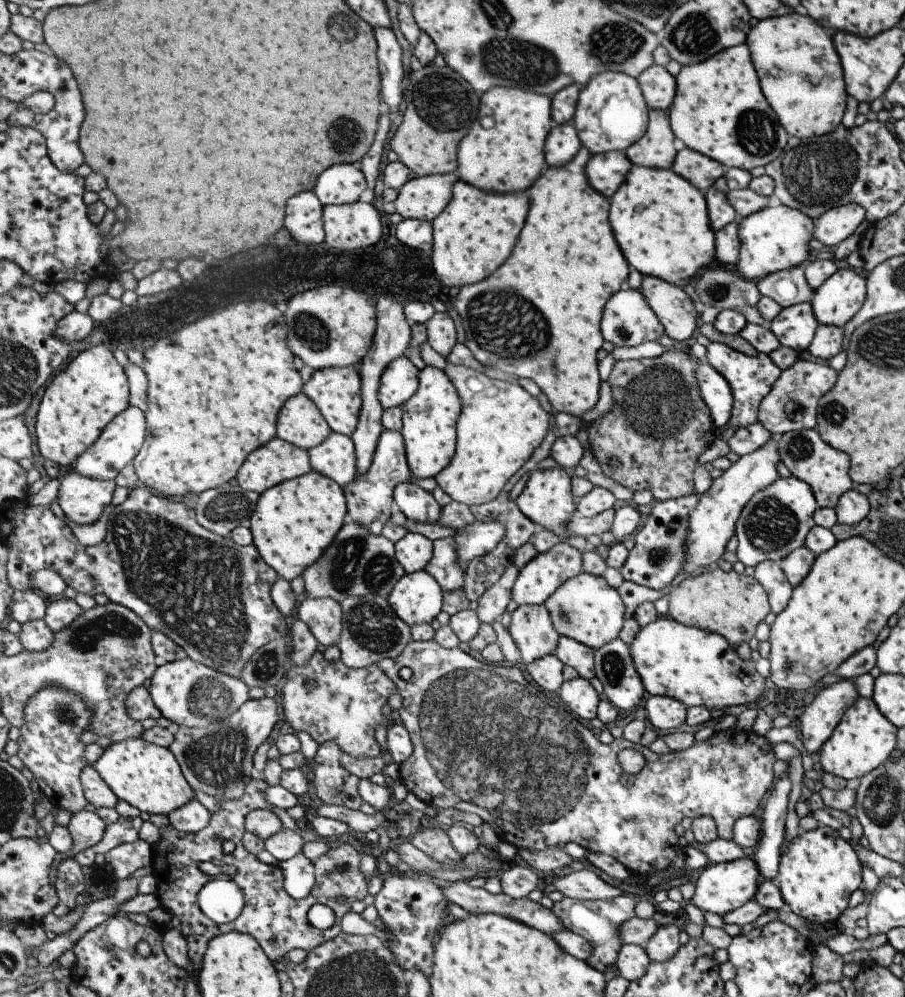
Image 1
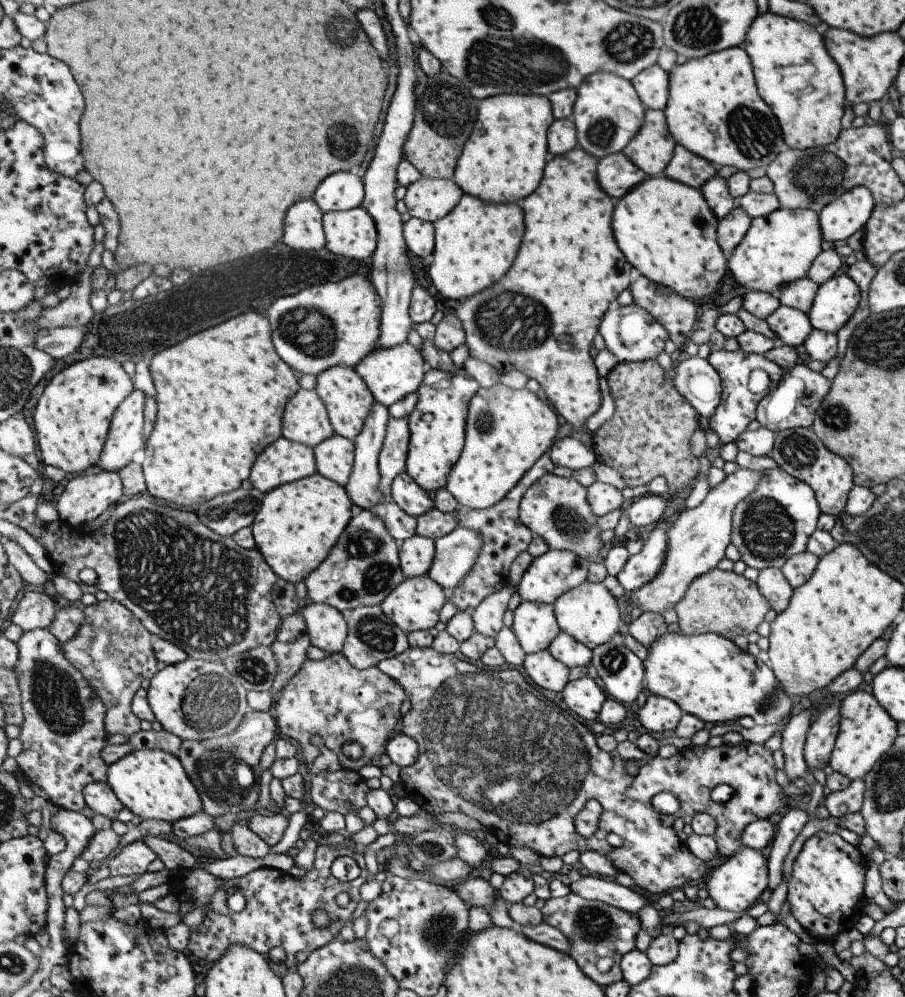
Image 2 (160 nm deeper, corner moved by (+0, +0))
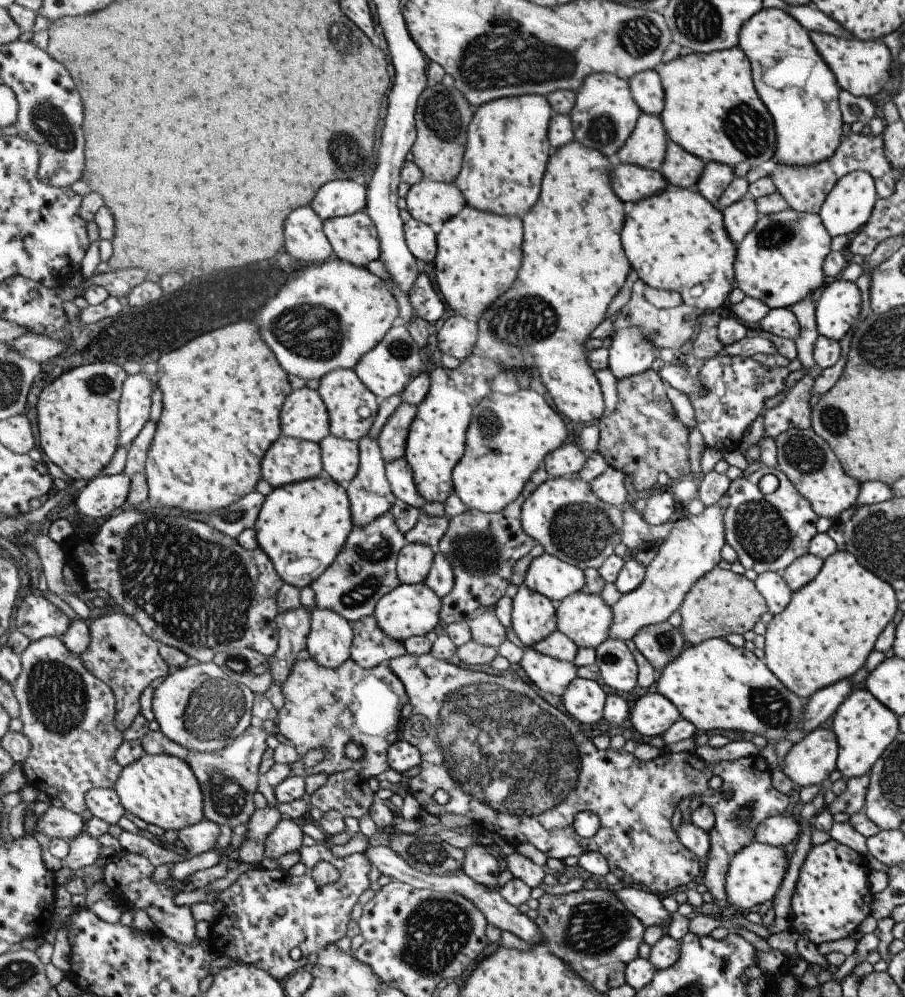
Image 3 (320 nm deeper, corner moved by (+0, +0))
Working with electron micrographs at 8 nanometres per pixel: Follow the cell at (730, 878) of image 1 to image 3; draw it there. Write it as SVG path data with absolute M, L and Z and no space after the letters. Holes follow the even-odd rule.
M752 841L748 846L745 846L744 849L737 853L735 857L732 859L731 864L728 866L728 873L725 874L725 898L727 898L727 902L730 906L736 906L737 908L742 908L743 910L749 910L749 908L753 908L753 906L759 906L761 904L763 907L769 904L770 900L775 897L777 890L779 889L780 883L782 882L783 876L786 872L786 867L788 866L788 849L784 849L781 847L773 847L767 844L761 844L759 842Z

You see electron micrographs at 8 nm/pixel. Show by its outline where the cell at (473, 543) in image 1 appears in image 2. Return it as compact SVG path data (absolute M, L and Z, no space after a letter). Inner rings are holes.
M461 525L436 541L437 552L428 576L443 586L447 593L452 593L473 570L483 546L485 536L481 530L477 532Z

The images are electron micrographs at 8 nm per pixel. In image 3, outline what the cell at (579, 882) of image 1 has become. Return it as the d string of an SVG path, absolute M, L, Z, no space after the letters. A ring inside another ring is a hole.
M617 886L615 890L625 906L628 906L647 928L663 927L667 930L671 924L672 914L665 910L657 893L640 887Z

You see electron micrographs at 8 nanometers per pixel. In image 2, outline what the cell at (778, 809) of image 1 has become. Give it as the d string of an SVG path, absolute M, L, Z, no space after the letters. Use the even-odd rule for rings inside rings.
M811 707L803 710L797 716L790 718L781 730L780 751L783 755L781 770L789 782L803 778L808 770L802 756L802 749L813 712Z

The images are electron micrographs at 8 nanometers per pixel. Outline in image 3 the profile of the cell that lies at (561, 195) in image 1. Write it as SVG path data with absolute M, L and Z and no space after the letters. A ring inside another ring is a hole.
M579 140L554 150L544 177L541 202L522 217L524 262L521 264L521 278L517 278L511 290L497 298L494 307L477 320L480 334L474 355L491 358L507 370L536 368L548 390L546 395L573 424L587 424L604 418L604 392L596 371L589 365L585 342L607 318L611 302L615 302L615 296L621 292L629 272L633 270L621 242L627 216L625 204L613 190L611 182L615 162L616 159L584 146Z

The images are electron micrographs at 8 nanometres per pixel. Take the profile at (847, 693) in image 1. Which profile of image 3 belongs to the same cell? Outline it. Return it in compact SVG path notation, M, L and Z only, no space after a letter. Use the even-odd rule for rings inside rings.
M817 727L807 733L802 740L793 744L789 752L785 754L783 760L778 765L781 772L789 778L791 785L799 786L799 790L804 786L821 786L827 783L829 774L835 769L837 744L832 728Z

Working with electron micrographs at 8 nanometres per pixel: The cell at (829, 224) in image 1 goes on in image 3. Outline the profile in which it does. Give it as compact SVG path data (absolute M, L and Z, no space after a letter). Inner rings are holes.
M861 170L849 172L837 180L837 184L823 200L818 213L821 225L830 237L840 235L850 237L867 222L877 200L871 176L867 172L861 172Z

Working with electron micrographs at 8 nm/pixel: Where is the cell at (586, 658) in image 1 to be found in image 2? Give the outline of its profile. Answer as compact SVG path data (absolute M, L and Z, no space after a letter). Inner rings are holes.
M561 632L556 641L549 646L549 652L563 662L569 669L590 666L593 662L594 651L585 644L578 642L573 636Z

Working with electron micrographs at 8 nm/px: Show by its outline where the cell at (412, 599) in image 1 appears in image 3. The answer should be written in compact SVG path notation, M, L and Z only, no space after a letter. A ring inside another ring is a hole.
M425 583L399 586L393 593L387 594L376 607L374 618L378 626L394 640L405 643L414 637L425 637L437 628L441 622L443 602L435 591Z

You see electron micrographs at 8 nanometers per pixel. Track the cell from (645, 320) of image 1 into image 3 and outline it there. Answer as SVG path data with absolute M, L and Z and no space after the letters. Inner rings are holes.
M638 327L614 330L611 336L612 345L609 348L608 370L616 380L635 377L650 370L653 362L659 358L659 349L654 346L652 339Z

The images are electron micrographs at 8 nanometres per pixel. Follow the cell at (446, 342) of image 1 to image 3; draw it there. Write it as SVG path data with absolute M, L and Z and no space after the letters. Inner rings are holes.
M450 313L439 325L437 353L465 361L474 355L480 334L477 320Z

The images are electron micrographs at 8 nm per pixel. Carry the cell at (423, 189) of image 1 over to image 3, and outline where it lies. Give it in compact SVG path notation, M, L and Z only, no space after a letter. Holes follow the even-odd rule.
M424 178L422 182L411 186L406 196L406 205L412 219L429 224L439 233L445 222L456 218L468 203L454 183Z

